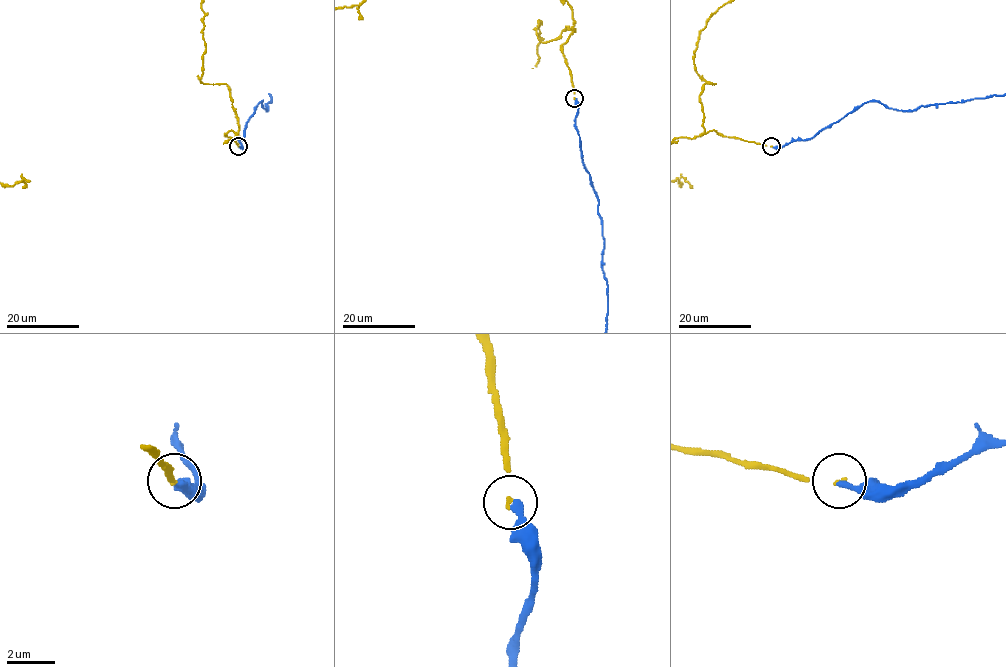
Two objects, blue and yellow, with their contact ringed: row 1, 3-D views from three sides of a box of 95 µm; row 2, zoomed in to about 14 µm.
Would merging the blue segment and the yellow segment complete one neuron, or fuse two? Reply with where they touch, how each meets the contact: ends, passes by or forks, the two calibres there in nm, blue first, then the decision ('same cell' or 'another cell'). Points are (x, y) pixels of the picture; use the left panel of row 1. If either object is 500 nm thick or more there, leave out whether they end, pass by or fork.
place (238, 146); blue ends; yellow ends; calibres 320 and 110 nm; another cell

